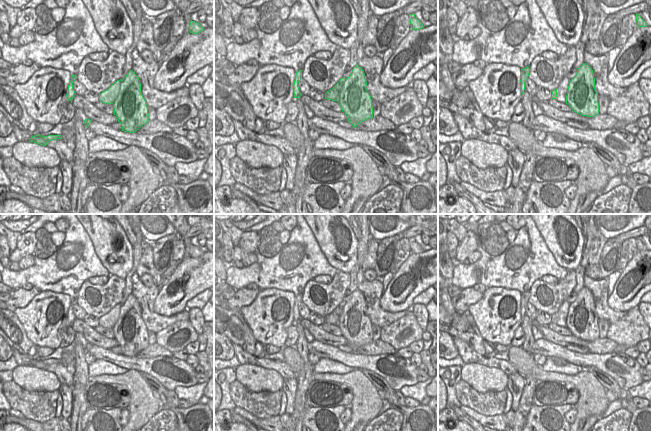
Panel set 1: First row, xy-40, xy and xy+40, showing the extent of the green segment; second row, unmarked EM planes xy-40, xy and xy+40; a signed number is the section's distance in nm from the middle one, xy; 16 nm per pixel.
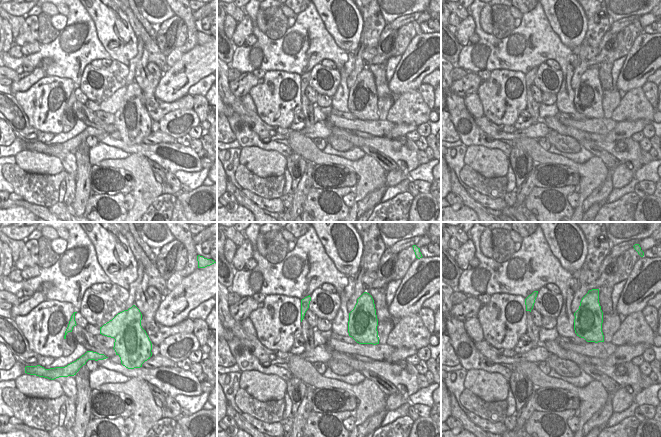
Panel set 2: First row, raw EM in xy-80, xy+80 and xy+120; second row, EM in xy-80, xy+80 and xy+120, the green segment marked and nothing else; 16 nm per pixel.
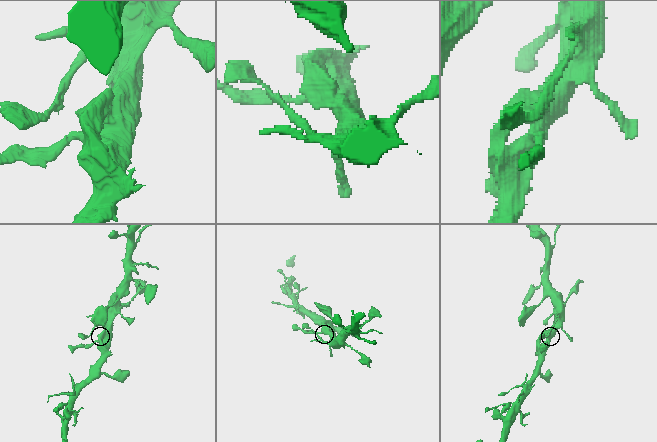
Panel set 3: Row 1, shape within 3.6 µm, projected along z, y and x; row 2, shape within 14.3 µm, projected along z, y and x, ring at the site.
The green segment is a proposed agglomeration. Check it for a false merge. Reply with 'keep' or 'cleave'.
keep

